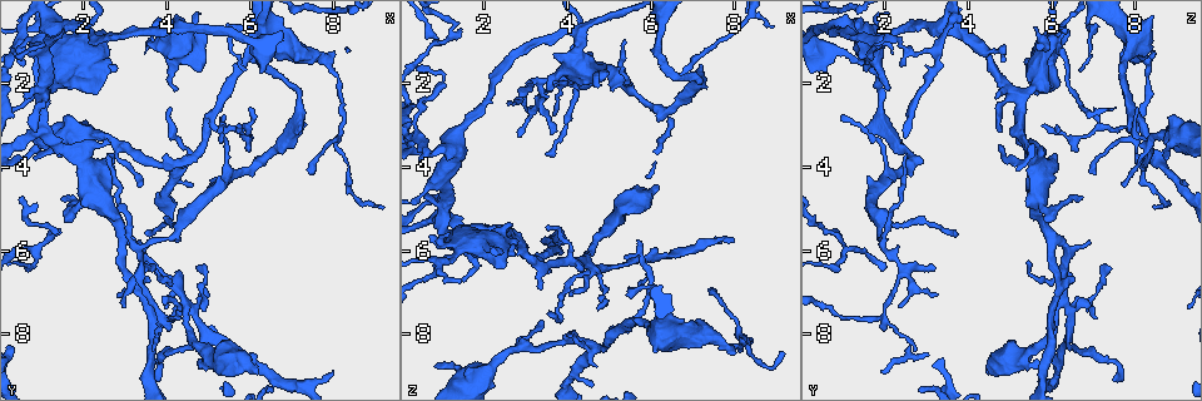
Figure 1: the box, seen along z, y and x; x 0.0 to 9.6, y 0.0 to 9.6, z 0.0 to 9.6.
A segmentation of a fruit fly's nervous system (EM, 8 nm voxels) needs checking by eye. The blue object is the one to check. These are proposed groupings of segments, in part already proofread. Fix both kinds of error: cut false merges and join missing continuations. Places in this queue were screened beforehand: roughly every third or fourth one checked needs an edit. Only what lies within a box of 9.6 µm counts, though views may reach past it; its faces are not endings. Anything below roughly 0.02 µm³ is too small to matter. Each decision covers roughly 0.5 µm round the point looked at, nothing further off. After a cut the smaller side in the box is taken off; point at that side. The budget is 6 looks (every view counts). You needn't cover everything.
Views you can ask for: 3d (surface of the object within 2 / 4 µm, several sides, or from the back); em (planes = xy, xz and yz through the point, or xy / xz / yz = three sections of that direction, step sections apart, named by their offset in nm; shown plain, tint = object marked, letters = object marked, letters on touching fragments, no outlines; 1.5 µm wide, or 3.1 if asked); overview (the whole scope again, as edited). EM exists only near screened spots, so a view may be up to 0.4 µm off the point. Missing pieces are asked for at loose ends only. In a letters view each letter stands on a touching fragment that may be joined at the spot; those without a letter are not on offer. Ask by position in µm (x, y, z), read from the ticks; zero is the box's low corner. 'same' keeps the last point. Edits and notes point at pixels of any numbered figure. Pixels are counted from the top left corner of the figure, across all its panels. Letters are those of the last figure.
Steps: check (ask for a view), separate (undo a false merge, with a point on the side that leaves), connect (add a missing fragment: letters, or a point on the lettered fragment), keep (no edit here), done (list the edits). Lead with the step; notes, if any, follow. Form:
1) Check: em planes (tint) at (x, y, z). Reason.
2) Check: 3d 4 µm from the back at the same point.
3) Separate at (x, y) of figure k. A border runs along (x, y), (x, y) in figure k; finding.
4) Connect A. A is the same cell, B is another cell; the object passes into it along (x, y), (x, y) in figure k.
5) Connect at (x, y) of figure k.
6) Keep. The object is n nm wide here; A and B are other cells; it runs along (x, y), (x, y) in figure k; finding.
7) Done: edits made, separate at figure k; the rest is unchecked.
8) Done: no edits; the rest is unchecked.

Check: em planes (letters) at (4.05, 2.60, 8.10). An open end.

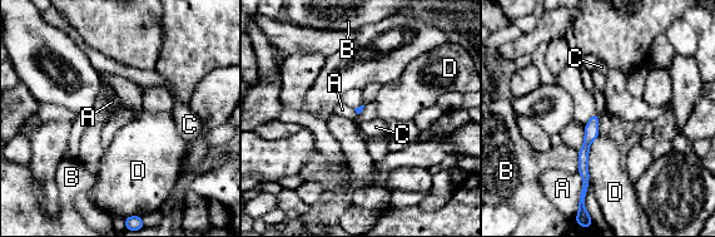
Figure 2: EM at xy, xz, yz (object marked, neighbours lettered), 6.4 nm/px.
Keep. A, B, C and D are other cells; it runs along (595, 118), (584, 151), (585, 186) in figure 2; none of them fits.

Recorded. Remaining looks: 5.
Check: 3d 2 µm at (0.80, 3.85, 8.80). Free end.

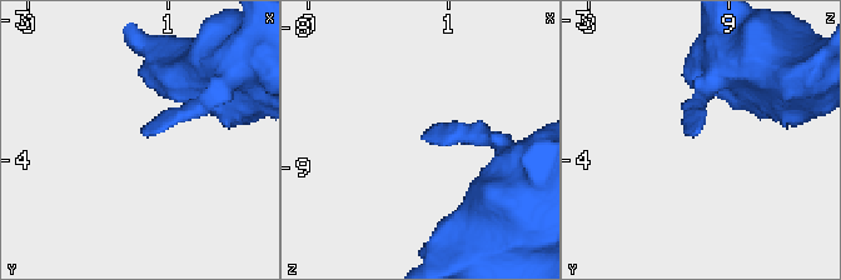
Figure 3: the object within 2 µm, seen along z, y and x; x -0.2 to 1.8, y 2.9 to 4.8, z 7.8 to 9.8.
Check: em yz step 4 (letters) at (0.82, 3.80, 8.76). Shape alone is not enough.

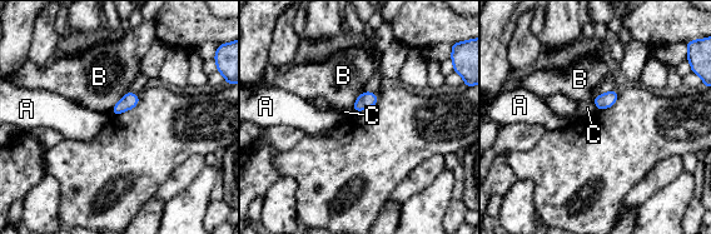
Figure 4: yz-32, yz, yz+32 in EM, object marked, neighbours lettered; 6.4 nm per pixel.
Check: em planes (letters) at the same point.

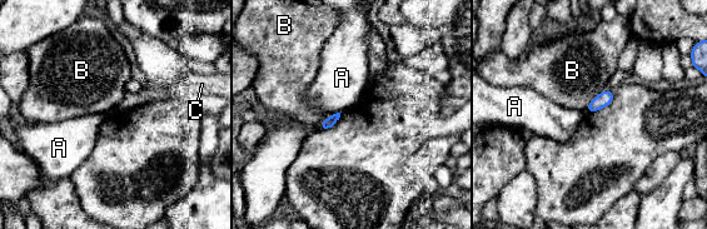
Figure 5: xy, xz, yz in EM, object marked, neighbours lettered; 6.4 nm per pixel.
Keep. A, B and C are other cells; a border runs along (608, 89), (600, 93), (586, 110) in figure 5; none of them fits.

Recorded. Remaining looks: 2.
Check: em planes (letters) at (6.40, 3.80, 2.70).

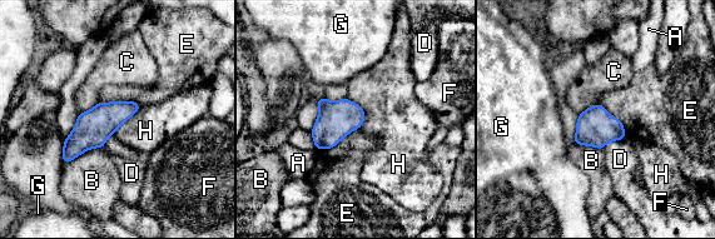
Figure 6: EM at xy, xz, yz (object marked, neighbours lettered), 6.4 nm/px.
Keep. The longest contact is with E, 320 nm; A, B, C, D, E, F, G and H are other cells; it runs along (135, 106), (107, 116), (65, 159) in figure 6; continuous, no second cell.

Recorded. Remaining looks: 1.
Done: no edits; the rest is unchecked.

